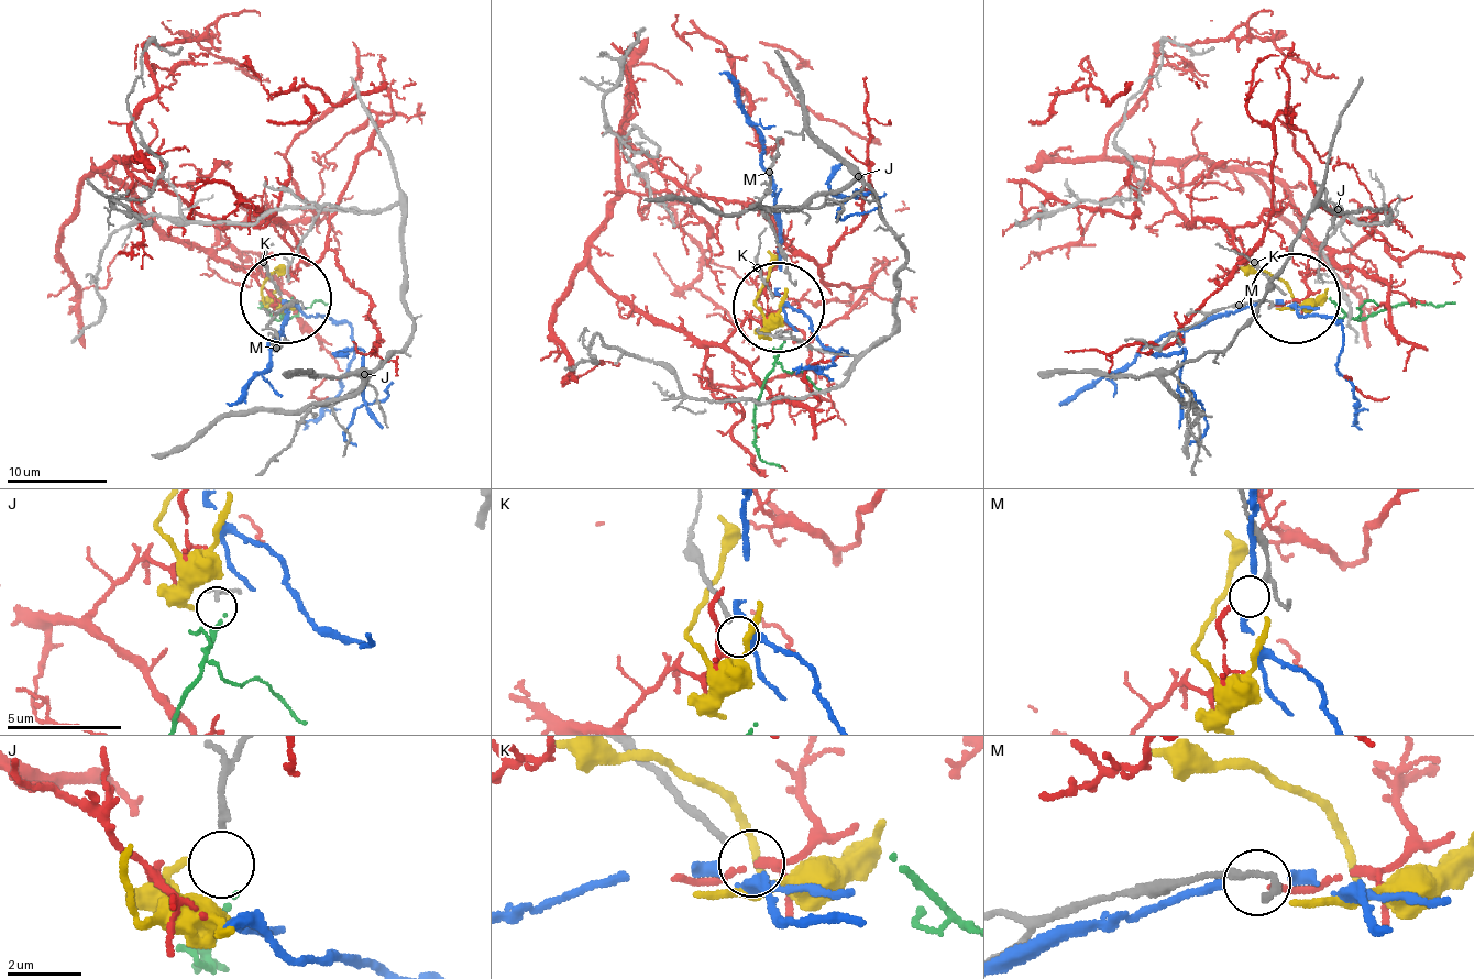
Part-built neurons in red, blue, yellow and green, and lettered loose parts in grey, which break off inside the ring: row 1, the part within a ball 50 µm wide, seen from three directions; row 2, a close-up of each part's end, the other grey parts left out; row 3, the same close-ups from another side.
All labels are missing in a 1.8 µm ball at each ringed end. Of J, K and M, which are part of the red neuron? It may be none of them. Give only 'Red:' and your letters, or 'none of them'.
Red: M

